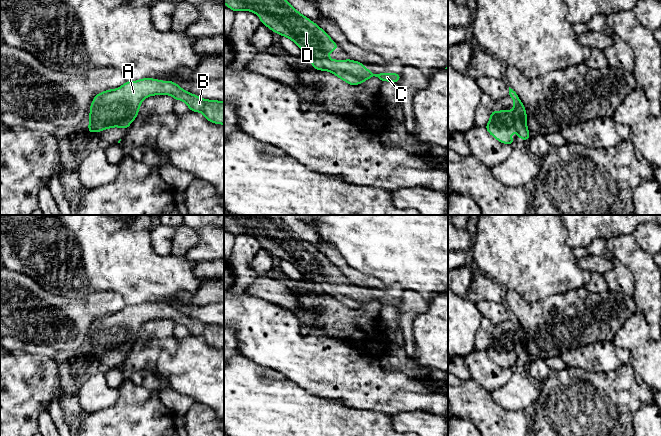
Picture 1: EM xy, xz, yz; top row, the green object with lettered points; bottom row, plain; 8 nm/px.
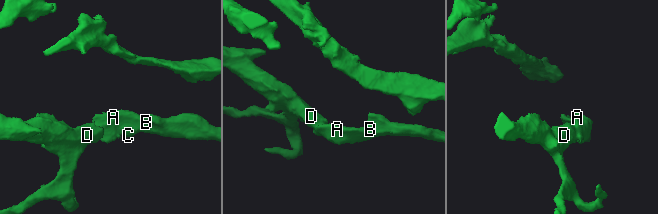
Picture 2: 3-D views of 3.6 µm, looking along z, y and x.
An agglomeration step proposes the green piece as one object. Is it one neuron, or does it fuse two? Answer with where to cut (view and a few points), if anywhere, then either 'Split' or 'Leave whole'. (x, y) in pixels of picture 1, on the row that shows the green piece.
No split. Leave whole

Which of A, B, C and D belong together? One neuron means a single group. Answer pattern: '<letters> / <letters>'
A B C D

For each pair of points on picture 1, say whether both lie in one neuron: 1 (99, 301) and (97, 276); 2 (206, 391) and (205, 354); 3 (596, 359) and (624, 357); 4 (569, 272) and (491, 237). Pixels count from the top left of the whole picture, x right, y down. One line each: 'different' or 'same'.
1: different
2: same
3: same
4: same

